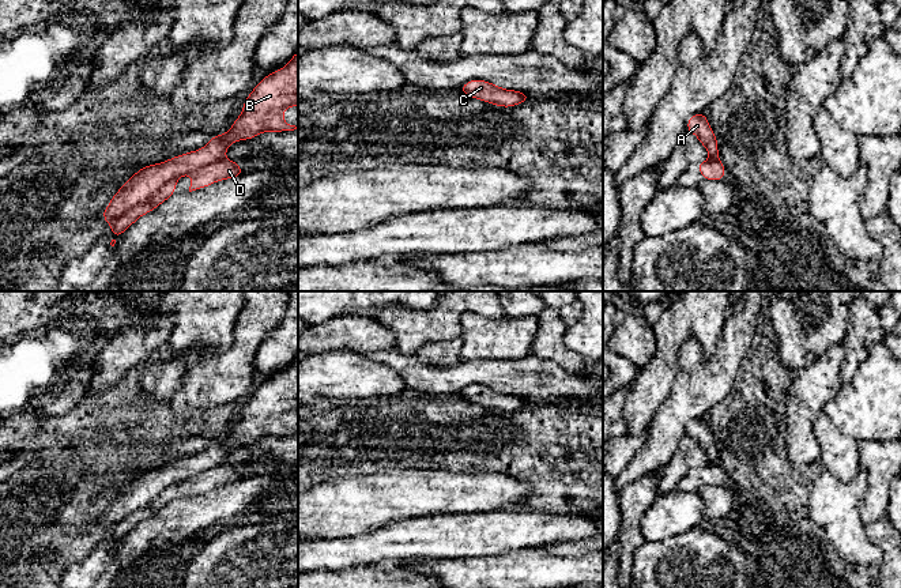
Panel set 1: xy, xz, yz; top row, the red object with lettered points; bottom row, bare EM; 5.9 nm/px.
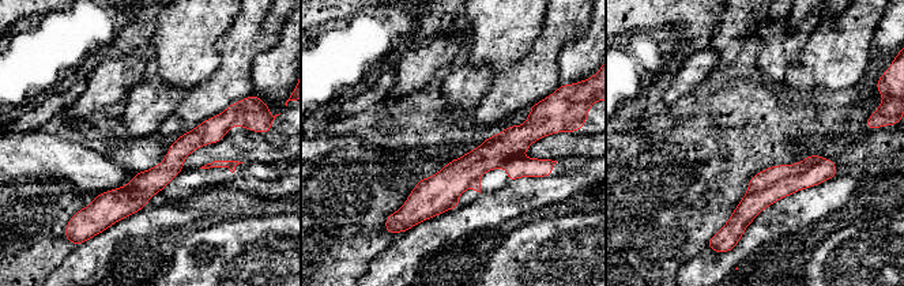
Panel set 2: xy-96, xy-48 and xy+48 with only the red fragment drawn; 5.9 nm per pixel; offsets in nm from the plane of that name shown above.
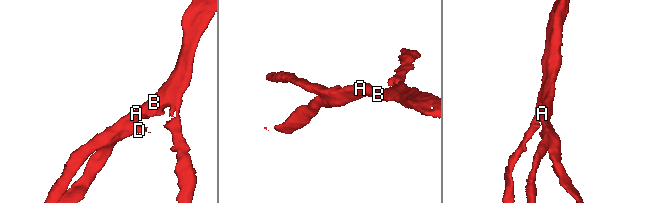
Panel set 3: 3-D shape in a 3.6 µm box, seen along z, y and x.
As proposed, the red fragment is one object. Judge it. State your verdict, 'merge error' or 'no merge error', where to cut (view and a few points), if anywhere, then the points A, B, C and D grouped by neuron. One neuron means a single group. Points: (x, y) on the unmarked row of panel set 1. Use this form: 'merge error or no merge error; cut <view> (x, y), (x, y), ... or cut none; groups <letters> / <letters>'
merge error; cut xy (176, 482), (165, 487), (149, 504), (134, 509), (110, 528); groups A B C / D

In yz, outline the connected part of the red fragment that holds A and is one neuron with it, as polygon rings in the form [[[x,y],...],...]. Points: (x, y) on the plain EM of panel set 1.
[[[706,418],[690,421],[686,436],[698,442],[700,448],[706,453],[710,463],[719,461],[717,442],[708,427]]]

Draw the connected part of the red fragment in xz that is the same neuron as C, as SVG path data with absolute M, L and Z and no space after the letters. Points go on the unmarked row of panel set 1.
M480 384L470 385L459 392L459 395L471 403L501 412L512 412L525 406L525 399L521 396L501 393L487 385Z

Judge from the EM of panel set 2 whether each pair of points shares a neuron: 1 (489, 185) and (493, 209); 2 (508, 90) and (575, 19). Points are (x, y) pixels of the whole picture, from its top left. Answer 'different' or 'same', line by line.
1: different
2: same

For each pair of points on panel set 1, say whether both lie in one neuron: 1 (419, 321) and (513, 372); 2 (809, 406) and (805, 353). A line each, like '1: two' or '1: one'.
1: two
2: two

